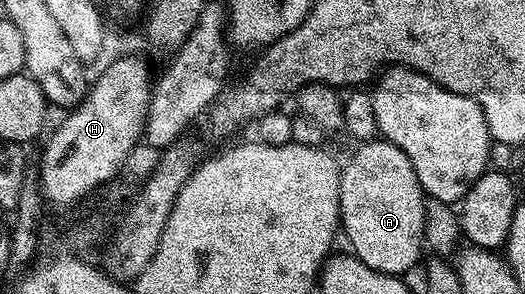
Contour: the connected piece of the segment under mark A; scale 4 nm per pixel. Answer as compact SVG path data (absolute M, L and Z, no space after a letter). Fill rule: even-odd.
M376 137L370 143L359 143L351 160L341 167L339 177L339 218L341 231L351 242L350 250L369 269L383 275L402 276L403 272L420 262L425 244L425 192L409 165L409 157L388 143Z

